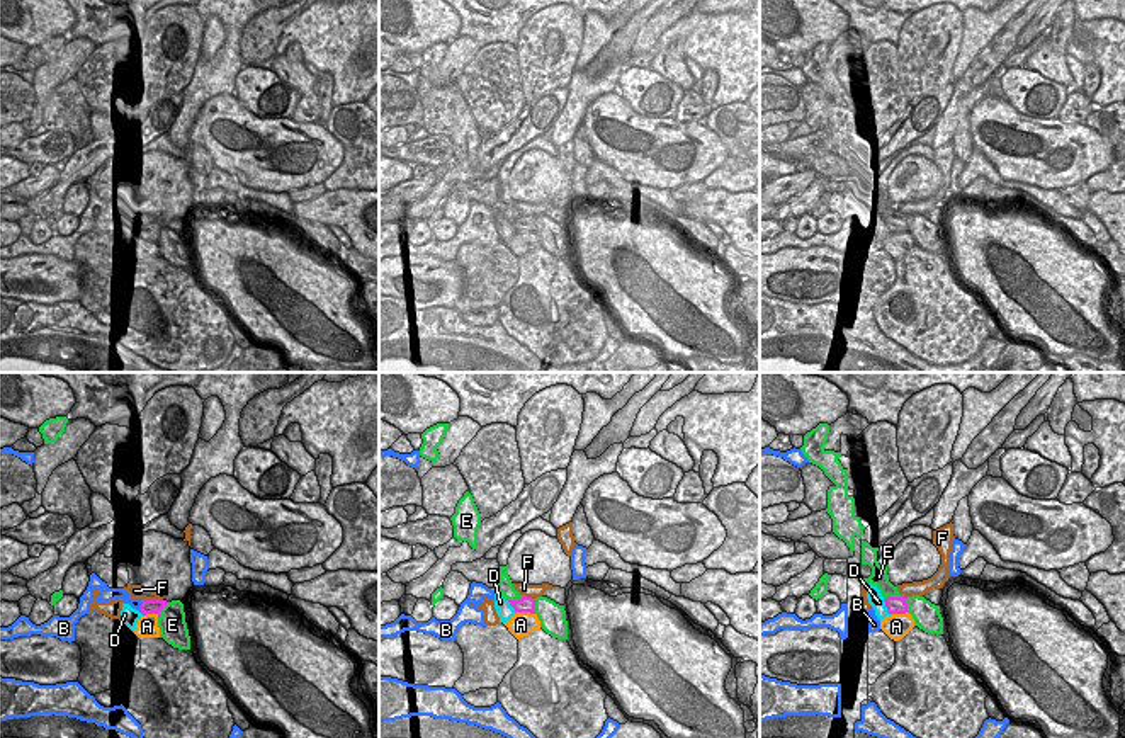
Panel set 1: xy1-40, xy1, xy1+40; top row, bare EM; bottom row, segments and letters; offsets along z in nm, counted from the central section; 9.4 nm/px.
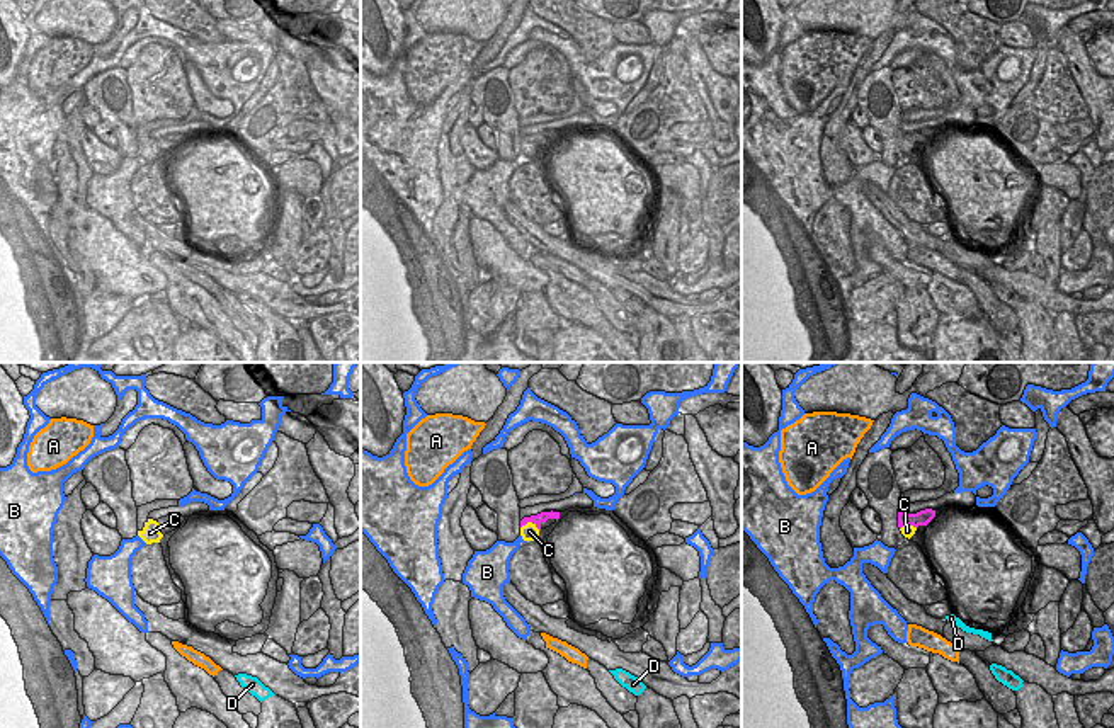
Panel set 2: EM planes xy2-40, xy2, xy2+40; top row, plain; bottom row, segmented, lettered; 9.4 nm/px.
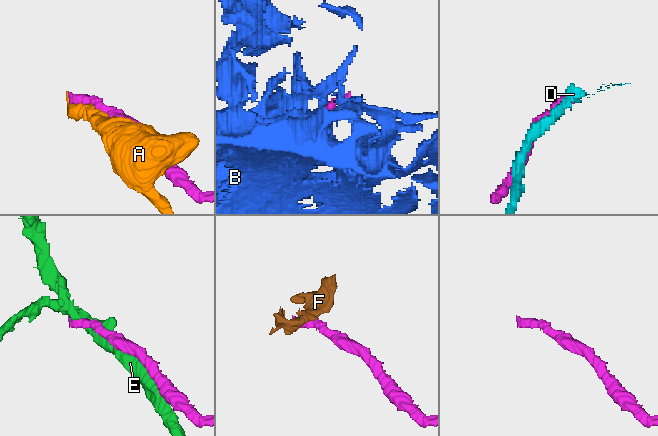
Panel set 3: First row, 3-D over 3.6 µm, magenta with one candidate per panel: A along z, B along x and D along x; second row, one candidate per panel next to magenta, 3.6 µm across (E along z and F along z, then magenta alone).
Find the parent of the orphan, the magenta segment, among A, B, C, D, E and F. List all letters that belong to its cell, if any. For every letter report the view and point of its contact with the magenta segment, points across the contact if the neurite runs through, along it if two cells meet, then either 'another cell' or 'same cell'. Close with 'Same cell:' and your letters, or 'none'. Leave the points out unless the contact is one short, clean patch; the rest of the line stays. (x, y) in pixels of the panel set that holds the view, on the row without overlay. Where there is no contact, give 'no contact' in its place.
A: contact xy1 (525, 230); another cell
B: contact xy1-40 (141, 225); another cell
C: contact xy2 (531, 140); another cell
D: contact xy1+40 (887, 228); border xy1+40 (884, 221), (891, 233); another cell
E: contact xy1+40 (901, 216); another cell
F: contact xy1-40 (153, 220); border xy1-40 (145, 218), (162, 220); another cell
Same cell: none

